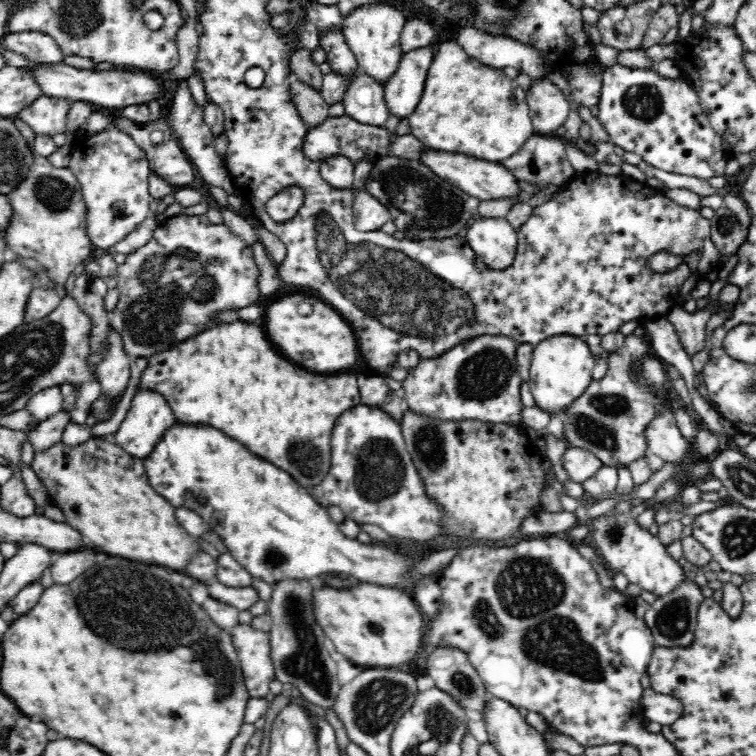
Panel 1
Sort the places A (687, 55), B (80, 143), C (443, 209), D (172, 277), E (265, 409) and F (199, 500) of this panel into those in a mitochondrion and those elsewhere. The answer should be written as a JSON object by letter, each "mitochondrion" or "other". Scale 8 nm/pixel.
{"A":"other","B":"other","C":"mitochondrion","D":"mitochondrion","E":"other","F":"other"}

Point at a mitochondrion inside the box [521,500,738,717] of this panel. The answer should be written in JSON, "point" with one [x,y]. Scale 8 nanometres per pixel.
{"point":[673,621]}

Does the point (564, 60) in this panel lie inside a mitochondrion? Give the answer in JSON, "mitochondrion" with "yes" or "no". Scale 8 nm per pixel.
{"mitochondrion":"no"}

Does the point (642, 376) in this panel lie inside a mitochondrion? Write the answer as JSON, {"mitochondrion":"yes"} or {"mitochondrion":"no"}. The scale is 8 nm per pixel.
{"mitochondrion":"yes"}

